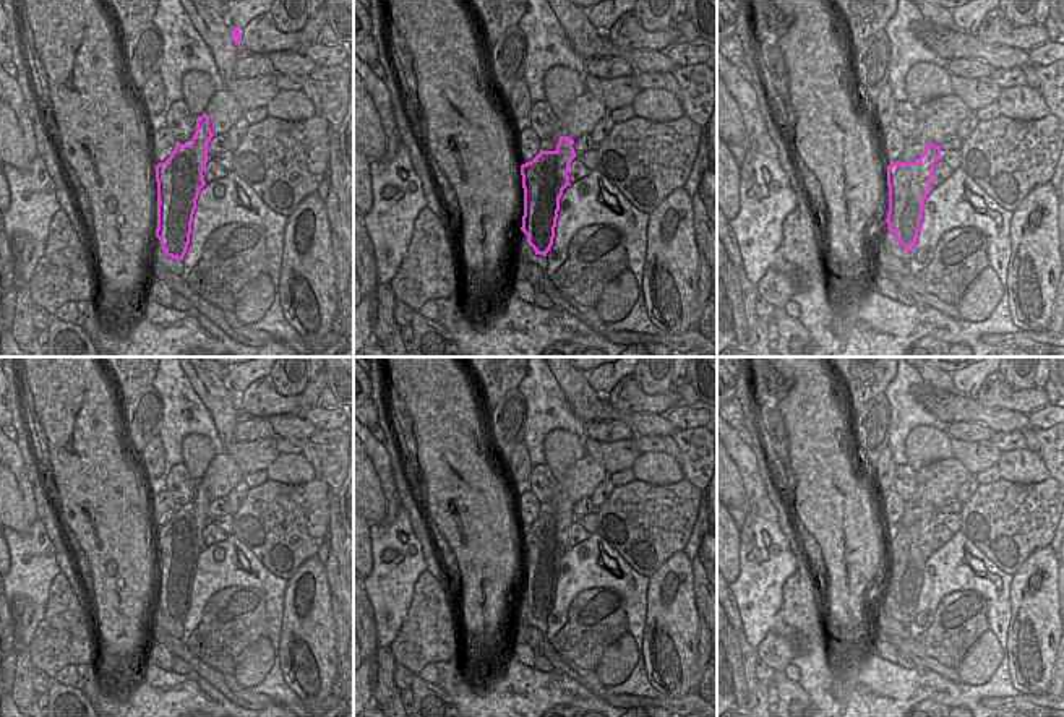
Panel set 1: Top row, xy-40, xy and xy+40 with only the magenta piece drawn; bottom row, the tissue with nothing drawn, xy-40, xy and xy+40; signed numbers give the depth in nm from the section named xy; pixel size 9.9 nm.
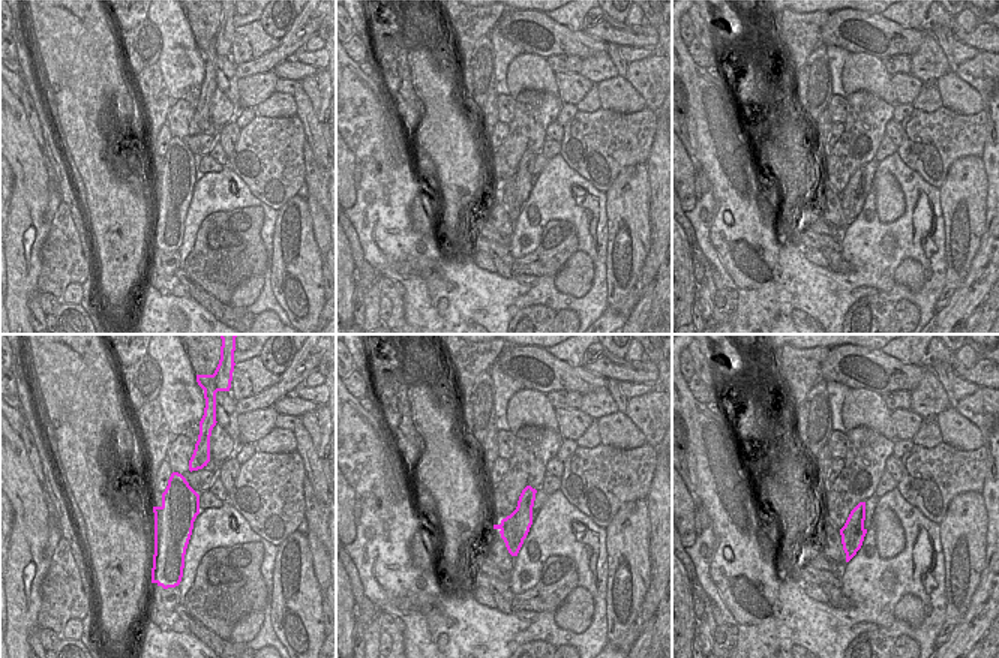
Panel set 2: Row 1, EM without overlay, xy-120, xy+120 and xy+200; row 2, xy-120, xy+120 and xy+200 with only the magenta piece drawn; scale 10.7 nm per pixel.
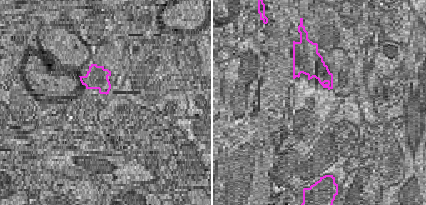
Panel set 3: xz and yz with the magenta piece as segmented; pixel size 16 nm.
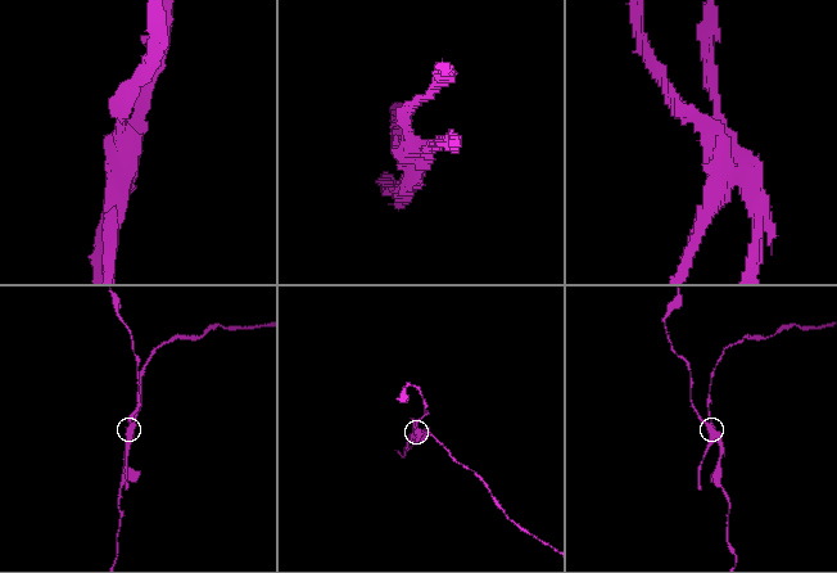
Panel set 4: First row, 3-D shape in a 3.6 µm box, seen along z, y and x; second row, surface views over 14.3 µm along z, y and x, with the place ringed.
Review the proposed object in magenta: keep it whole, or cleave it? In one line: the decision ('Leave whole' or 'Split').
Split

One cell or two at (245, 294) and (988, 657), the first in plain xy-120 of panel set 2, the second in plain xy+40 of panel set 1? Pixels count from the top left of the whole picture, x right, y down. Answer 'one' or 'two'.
one

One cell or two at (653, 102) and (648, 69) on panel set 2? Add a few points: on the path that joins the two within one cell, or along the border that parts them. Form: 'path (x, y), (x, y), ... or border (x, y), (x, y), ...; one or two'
path (653, 95), (653, 77); one

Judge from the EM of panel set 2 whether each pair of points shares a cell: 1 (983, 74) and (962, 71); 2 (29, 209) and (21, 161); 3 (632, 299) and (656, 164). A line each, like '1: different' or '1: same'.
1: same
2: same
3: same

